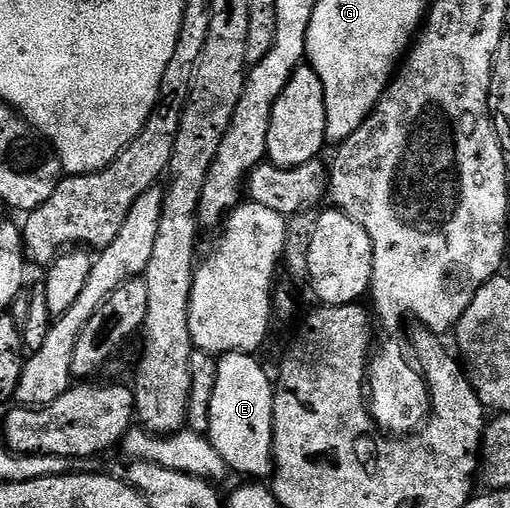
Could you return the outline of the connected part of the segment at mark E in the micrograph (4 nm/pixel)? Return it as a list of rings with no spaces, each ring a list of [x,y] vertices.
[[[255,354],[218,355],[217,388],[213,388],[213,404],[209,404],[209,428],[206,437],[211,439],[213,448],[221,452],[228,471],[244,474],[247,480],[267,480],[272,477],[275,460],[275,429],[273,428],[273,404],[275,403],[275,386],[273,378],[263,371]]]

